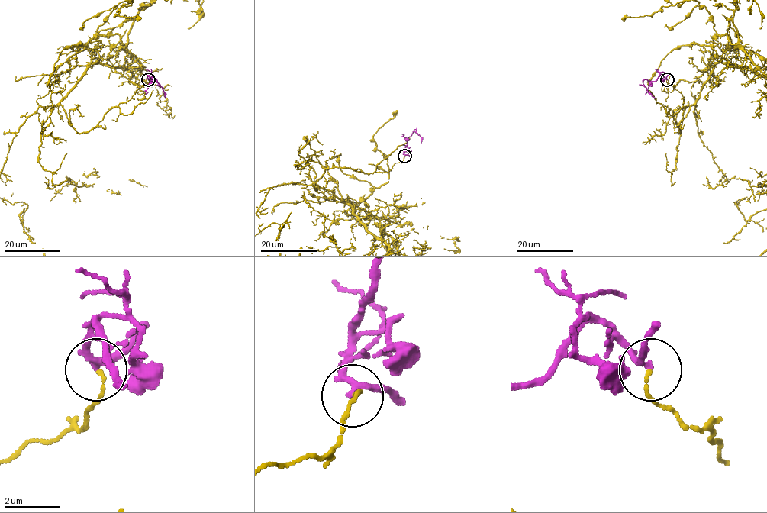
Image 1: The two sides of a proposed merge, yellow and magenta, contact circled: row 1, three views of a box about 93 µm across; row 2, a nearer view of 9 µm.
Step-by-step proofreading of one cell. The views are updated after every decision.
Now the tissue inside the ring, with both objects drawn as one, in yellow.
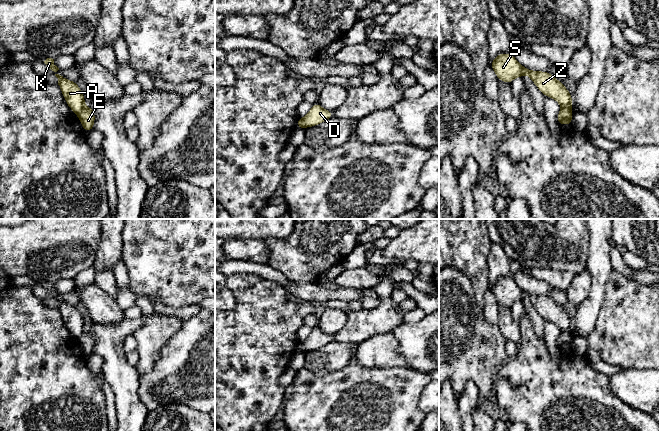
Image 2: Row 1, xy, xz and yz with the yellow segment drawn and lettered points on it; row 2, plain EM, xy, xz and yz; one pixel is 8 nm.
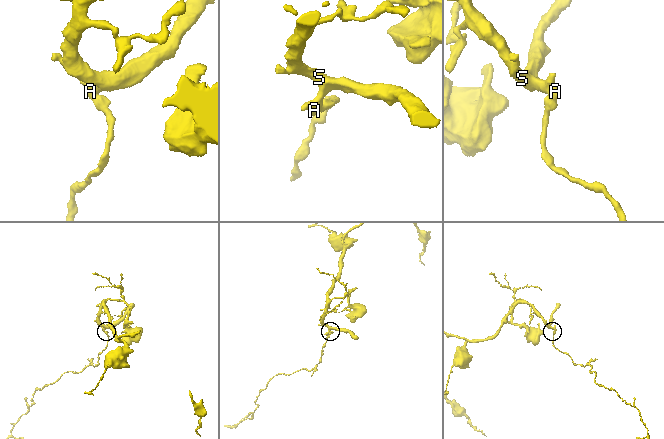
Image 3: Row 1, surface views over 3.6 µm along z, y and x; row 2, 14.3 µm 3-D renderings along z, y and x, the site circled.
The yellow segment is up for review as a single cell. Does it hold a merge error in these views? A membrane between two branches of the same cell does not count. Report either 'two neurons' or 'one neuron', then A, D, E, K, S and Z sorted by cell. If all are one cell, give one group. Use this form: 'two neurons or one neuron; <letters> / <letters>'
two neurons; A K S Z / D E

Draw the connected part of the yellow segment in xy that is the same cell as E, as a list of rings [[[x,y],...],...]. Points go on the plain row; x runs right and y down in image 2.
[[[84,330],[77,340],[85,356],[94,353],[95,335],[91,331]]]

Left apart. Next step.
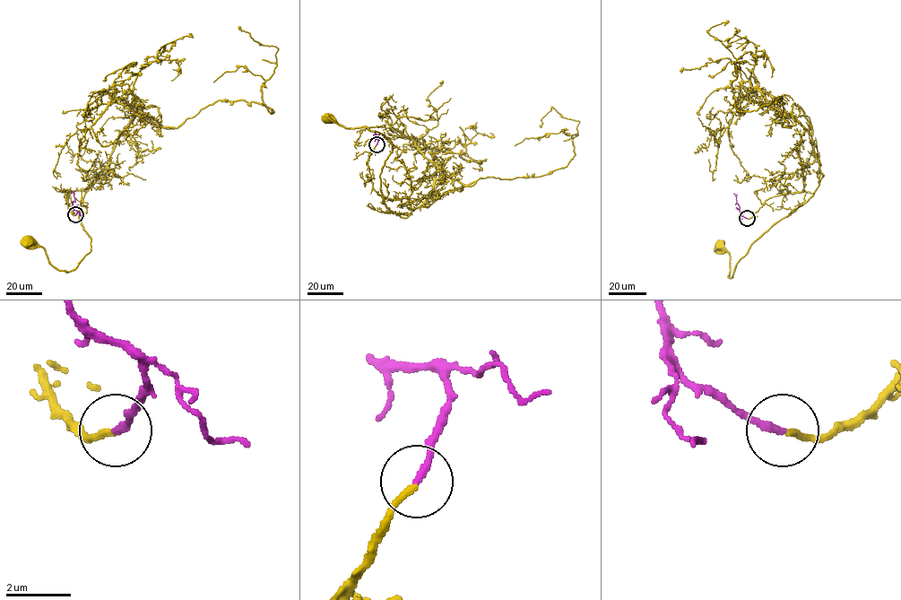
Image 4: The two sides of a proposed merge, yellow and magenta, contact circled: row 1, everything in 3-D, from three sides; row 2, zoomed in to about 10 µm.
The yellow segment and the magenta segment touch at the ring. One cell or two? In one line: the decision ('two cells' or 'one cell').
one cell

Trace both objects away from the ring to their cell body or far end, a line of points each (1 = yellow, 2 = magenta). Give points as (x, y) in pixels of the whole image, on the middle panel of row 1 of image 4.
1: (376, 144), (367, 163), (372, 187), (383, 201), (380, 174), (392, 143), (365, 126), (345, 128), (327, 120)
2: (376, 144), (378, 140), (373, 137), (376, 132)

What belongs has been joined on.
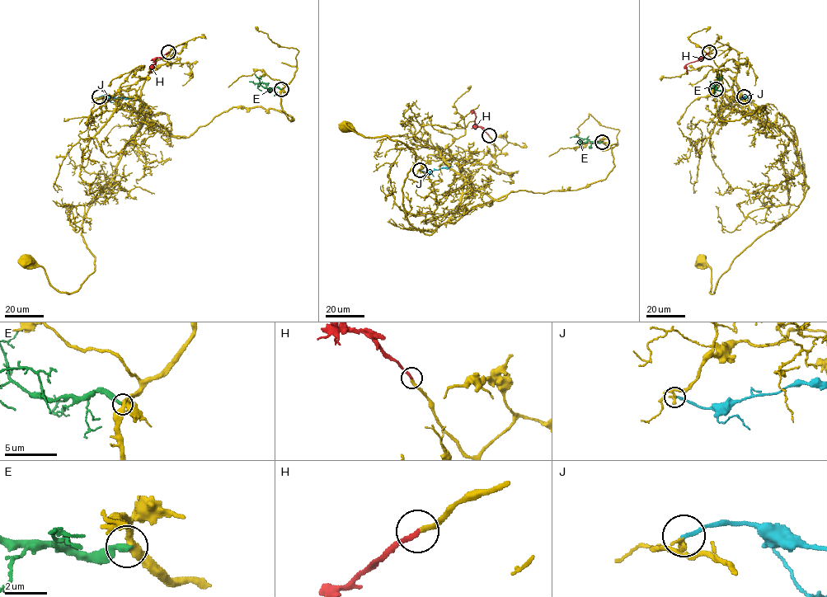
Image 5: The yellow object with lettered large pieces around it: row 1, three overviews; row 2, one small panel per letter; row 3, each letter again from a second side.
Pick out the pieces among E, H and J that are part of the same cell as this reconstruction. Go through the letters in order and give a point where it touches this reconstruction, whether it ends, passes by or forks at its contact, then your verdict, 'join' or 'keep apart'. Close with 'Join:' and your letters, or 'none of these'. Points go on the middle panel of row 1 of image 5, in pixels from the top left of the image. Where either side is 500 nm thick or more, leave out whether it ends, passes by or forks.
E: contact (602, 142); it ends; keep apart
H: contact (489, 135); it ends; join
J: contact (420, 170); it ends; keep apart
Join: H

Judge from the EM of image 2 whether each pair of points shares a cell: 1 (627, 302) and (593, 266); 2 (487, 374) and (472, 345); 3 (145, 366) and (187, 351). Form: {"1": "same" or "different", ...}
{"1": "different", "2": "same", "3": "different"}

